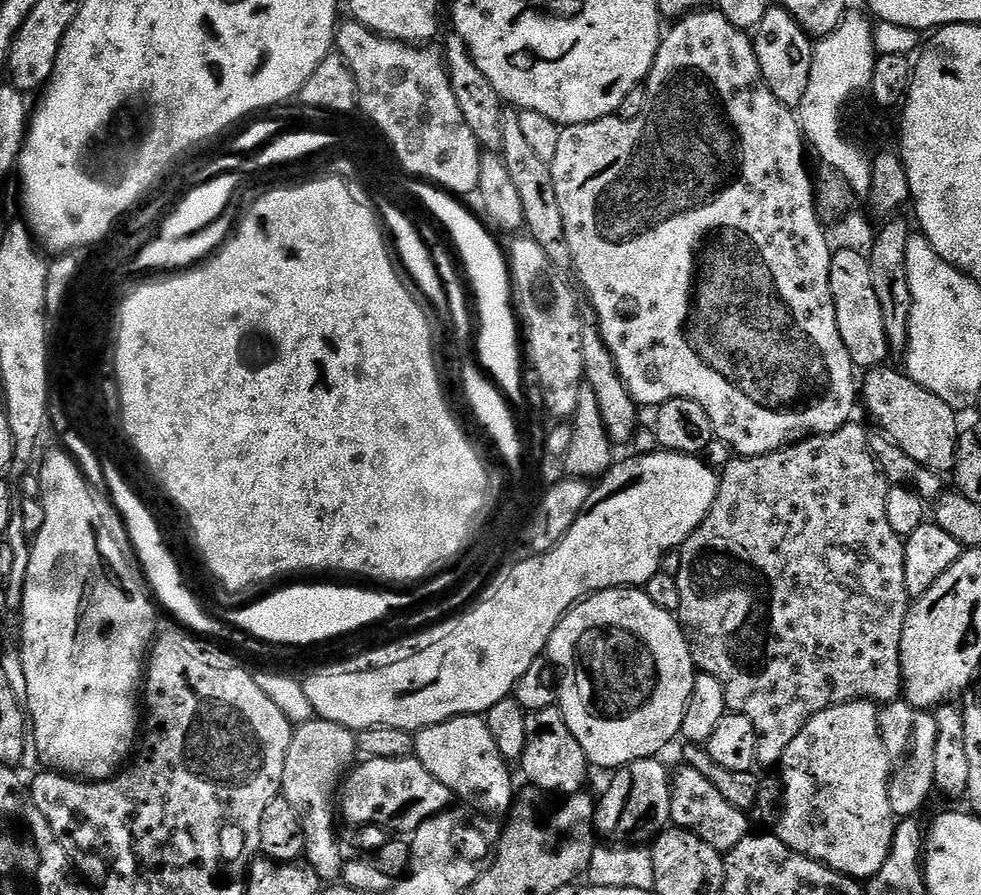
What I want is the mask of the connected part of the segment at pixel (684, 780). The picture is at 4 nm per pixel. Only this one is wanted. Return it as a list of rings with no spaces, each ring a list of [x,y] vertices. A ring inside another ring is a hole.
[[[687,766],[675,769],[672,776],[672,797],[670,798],[671,823],[679,829],[693,832],[702,841],[708,843],[714,850],[727,854],[742,842],[742,838],[750,835],[748,828],[749,813],[738,810],[714,790],[714,785],[698,770]]]

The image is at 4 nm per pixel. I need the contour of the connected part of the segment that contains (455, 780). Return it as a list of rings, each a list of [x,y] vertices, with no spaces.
[[[483,715],[455,716],[441,724],[421,728],[415,737],[414,758],[422,762],[422,766],[426,766],[442,786],[449,788],[457,801],[488,818],[496,818],[492,816],[511,809],[517,799],[518,788],[516,792],[512,785],[512,772],[508,769],[509,761],[495,745]]]

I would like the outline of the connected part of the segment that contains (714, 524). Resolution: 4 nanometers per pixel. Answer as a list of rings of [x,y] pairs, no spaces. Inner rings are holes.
[[[856,423],[844,424],[825,436],[809,435],[791,446],[781,448],[779,452],[765,456],[732,458],[725,466],[724,473],[719,473],[712,509],[679,549],[681,569],[675,578],[678,594],[681,595],[678,619],[688,637],[692,661],[700,672],[722,682],[722,694],[726,694],[729,713],[745,716],[754,722],[754,730],[760,737],[756,763],[761,769],[775,769],[779,765],[782,754],[786,754],[786,746],[798,738],[802,726],[806,726],[814,714],[822,714],[822,710],[830,710],[851,700],[870,700],[883,706],[902,696],[902,626],[910,607],[906,590],[904,540],[894,534],[894,526],[890,526],[890,518],[886,518],[886,494],[890,485],[870,450],[869,429]]]

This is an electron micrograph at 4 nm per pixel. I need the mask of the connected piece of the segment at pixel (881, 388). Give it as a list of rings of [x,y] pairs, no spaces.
[[[881,366],[865,371],[862,376],[862,408],[877,424],[879,431],[893,440],[914,462],[932,472],[951,473],[956,467],[956,451],[960,445],[962,427],[956,421],[957,409],[946,406],[938,394],[930,394],[926,386],[918,386],[907,371]]]

